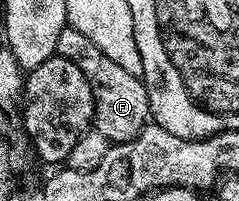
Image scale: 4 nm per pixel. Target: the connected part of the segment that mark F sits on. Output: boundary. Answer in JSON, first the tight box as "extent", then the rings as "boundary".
{"extent":[55,26,149,144],"boundary":[[[67,26],[59,35],[55,55],[65,56],[82,74],[86,74],[86,82],[90,82],[92,97],[96,100],[96,114],[94,117],[95,131],[100,132],[112,144],[121,144],[133,140],[135,136],[149,123],[148,91],[143,79],[134,74],[129,74],[118,62],[106,58],[86,34]]]}

